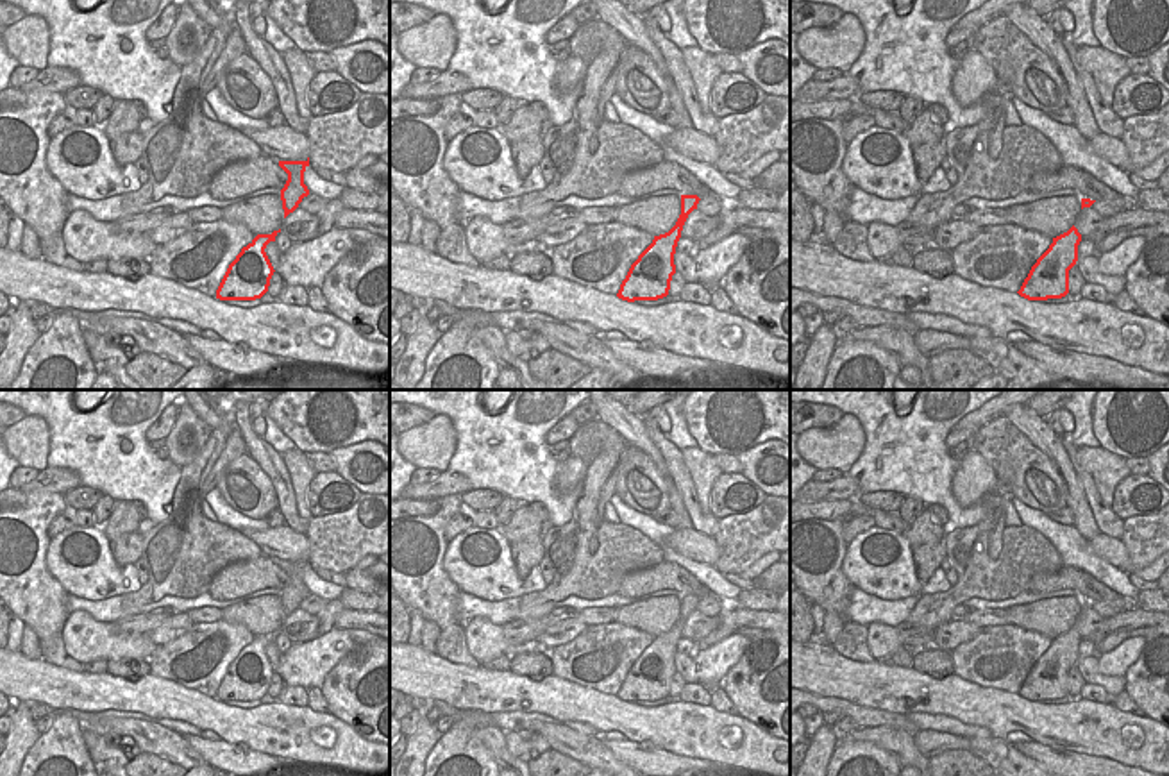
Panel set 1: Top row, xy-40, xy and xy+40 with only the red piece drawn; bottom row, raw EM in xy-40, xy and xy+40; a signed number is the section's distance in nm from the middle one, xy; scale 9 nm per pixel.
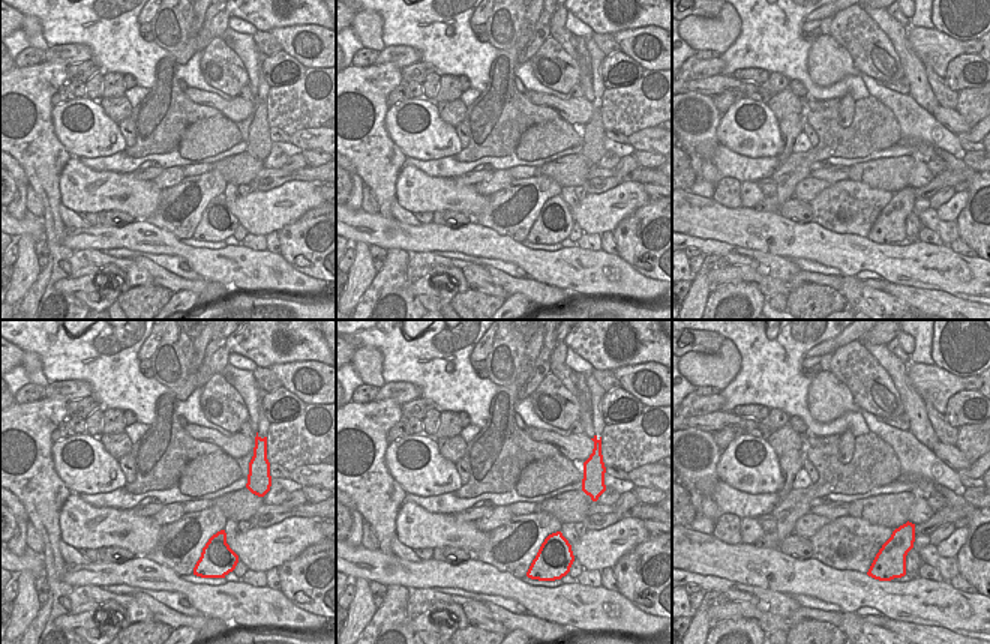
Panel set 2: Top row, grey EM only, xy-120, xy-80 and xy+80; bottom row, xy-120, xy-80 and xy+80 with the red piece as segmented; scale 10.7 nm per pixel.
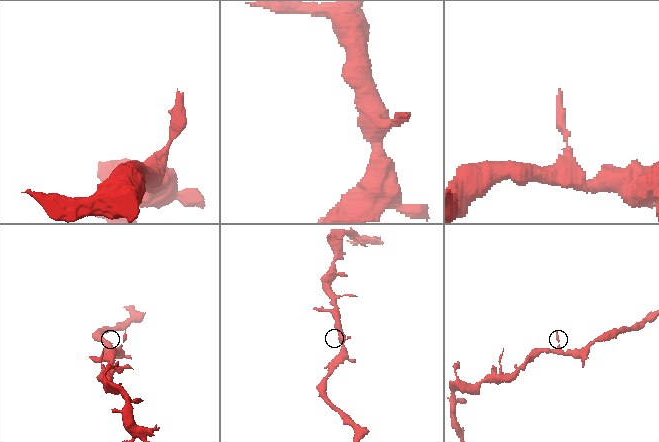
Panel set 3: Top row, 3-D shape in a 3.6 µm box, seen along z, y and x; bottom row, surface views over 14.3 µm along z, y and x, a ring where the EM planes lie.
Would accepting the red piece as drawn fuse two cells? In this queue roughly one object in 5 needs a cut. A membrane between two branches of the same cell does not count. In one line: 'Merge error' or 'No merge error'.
No merge error

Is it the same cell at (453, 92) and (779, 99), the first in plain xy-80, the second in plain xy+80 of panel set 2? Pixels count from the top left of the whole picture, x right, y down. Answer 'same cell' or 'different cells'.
same cell

